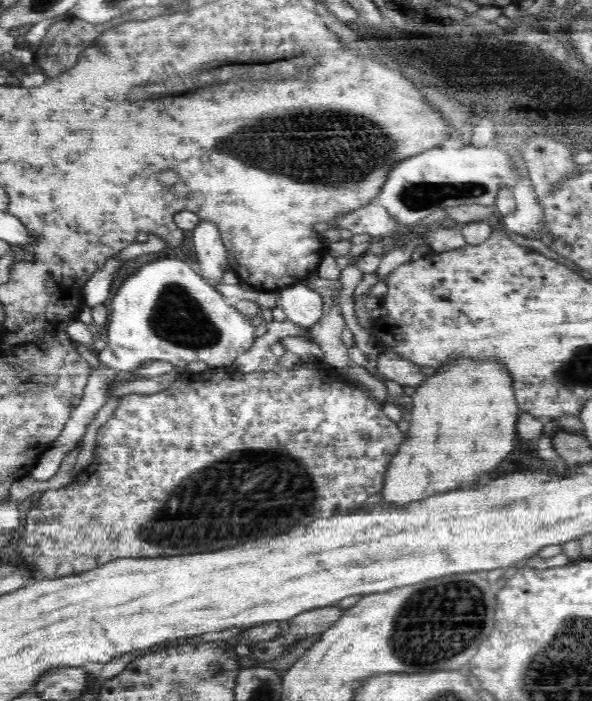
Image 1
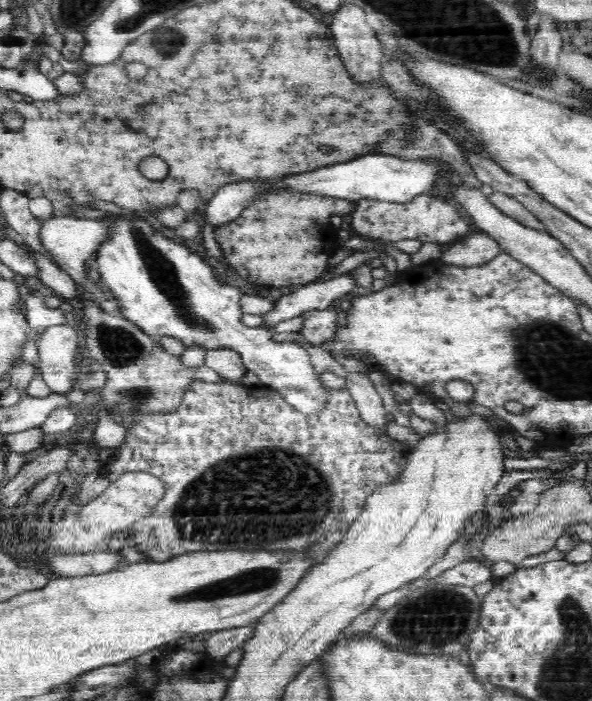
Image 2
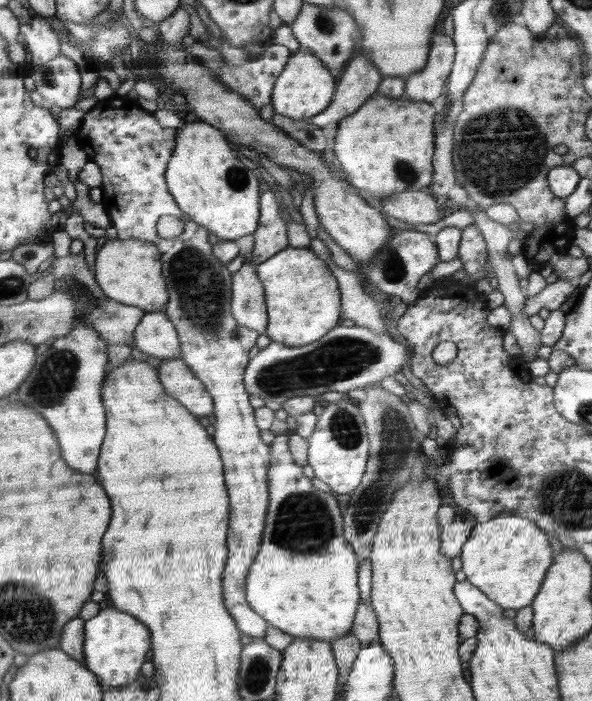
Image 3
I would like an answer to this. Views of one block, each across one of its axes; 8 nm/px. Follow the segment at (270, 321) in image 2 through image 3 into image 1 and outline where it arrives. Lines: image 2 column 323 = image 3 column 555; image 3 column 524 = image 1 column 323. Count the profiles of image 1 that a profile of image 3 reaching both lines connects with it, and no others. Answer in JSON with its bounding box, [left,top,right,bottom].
[278,282,324,329]

